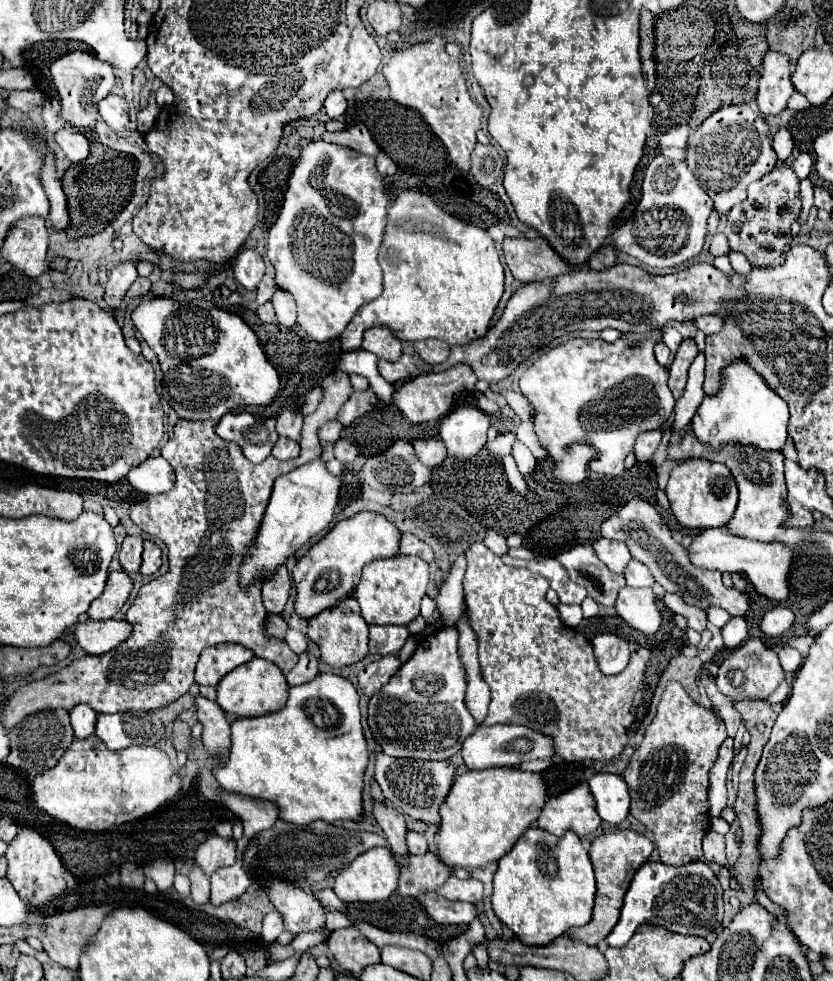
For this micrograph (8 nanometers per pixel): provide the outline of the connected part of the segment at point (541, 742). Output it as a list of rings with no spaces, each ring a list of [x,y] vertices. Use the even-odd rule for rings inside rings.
[[[497,724],[497,726],[479,726],[465,742],[463,742],[463,760],[469,770],[481,768],[499,768],[499,766],[515,766],[529,760],[551,760],[555,758],[555,746],[551,744],[551,736],[543,736],[525,726],[513,724]]]

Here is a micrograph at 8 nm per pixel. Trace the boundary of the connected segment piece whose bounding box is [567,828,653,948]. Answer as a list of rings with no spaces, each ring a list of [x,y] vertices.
[[[631,828],[609,830],[591,842],[589,856],[591,856],[595,880],[597,880],[595,908],[593,908],[593,916],[591,916],[589,924],[585,924],[583,928],[571,928],[571,932],[567,932],[567,936],[571,940],[585,942],[585,944],[591,944],[593,948],[597,948],[599,942],[603,942],[609,936],[609,932],[613,930],[613,926],[619,920],[619,910],[623,904],[623,896],[629,888],[629,882],[631,882],[635,870],[651,856],[651,852],[653,852],[653,842]]]

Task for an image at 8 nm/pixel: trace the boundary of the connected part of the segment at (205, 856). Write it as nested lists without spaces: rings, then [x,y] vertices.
[[[209,836],[199,848],[195,856],[195,864],[203,870],[207,878],[219,868],[235,864],[235,840],[223,840],[221,836]]]

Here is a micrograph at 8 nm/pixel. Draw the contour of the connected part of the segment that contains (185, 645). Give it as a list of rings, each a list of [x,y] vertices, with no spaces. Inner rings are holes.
[[[341,370],[329,374],[321,382],[321,386],[325,390],[325,396],[319,408],[313,414],[307,414],[303,418],[303,436],[299,440],[301,454],[295,460],[283,462],[283,460],[275,460],[275,456],[267,456],[267,460],[263,460],[261,464],[251,464],[251,460],[247,460],[243,452],[239,452],[237,444],[231,444],[229,440],[223,440],[215,434],[213,422],[179,420],[175,424],[173,436],[161,448],[161,456],[173,466],[177,474],[173,488],[165,494],[149,496],[147,500],[137,502],[129,508],[131,520],[141,530],[165,542],[169,550],[169,572],[153,578],[151,582],[139,588],[133,604],[125,612],[125,620],[133,626],[131,636],[125,640],[125,644],[119,644],[119,648],[113,648],[103,656],[83,656],[79,660],[73,660],[69,666],[61,668],[59,672],[43,680],[31,682],[19,688],[13,696],[9,696],[1,708],[1,720],[7,728],[13,728],[15,724],[19,724],[19,720],[25,720],[35,712],[41,712],[47,708],[67,710],[81,702],[89,704],[95,712],[159,710],[189,690],[189,686],[193,684],[195,664],[199,660],[201,650],[207,646],[223,644],[223,642],[251,648],[257,658],[271,660],[285,674],[297,664],[299,656],[293,650],[289,650],[285,640],[267,638],[263,634],[263,622],[265,622],[267,610],[261,600],[261,580],[255,580],[255,584],[249,584],[247,588],[243,588],[239,584],[239,568],[243,566],[243,554],[247,552],[247,548],[251,548],[251,542],[255,542],[255,536],[259,534],[259,524],[263,520],[263,514],[269,502],[273,480],[301,464],[315,460],[321,454],[317,430],[335,418],[339,408],[349,400],[353,392],[349,384],[349,376]]]

